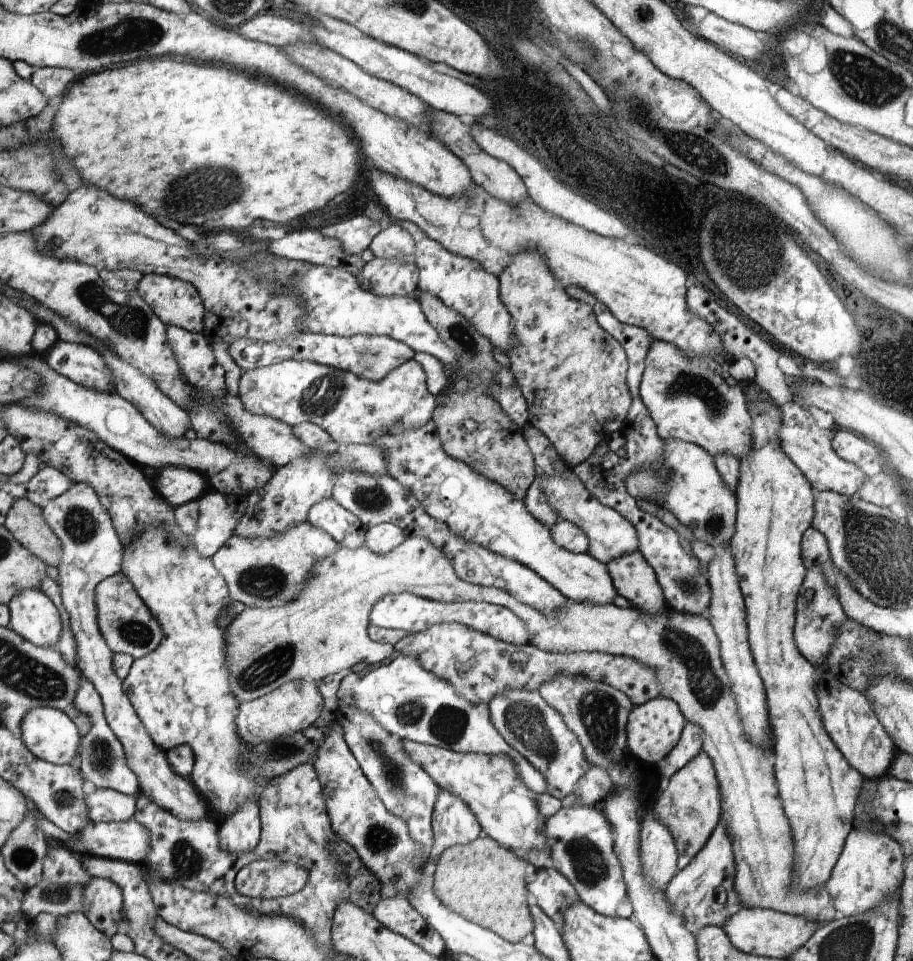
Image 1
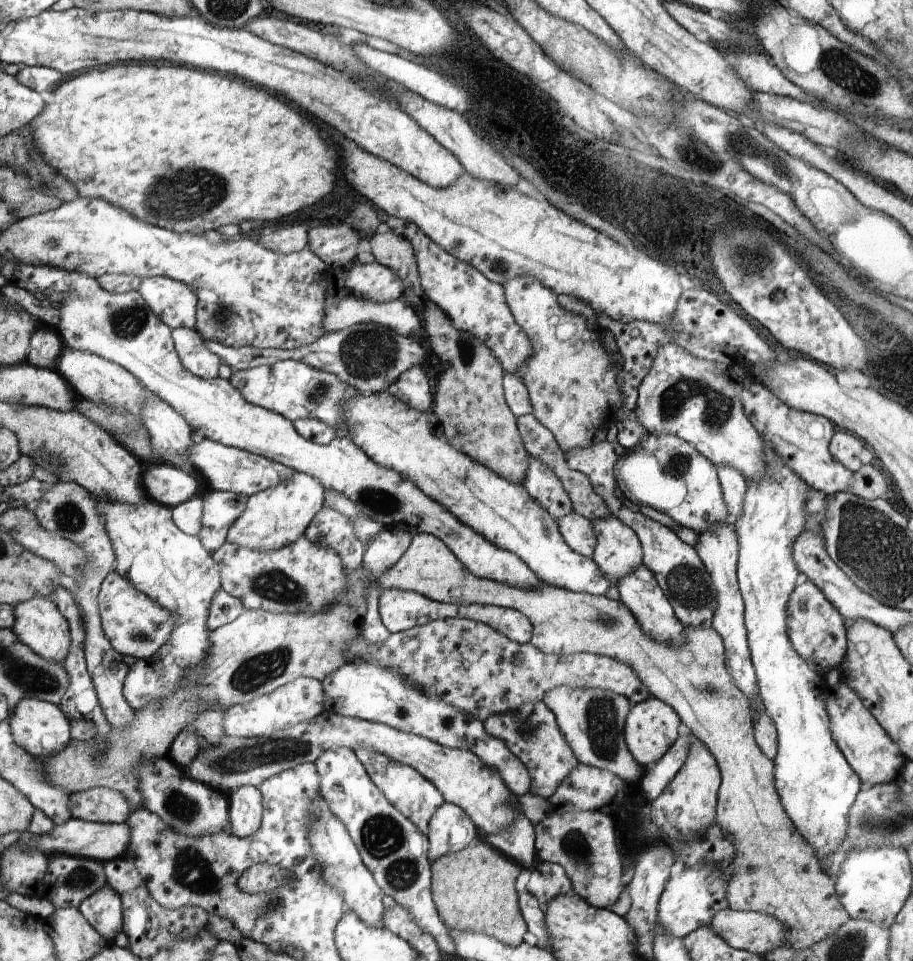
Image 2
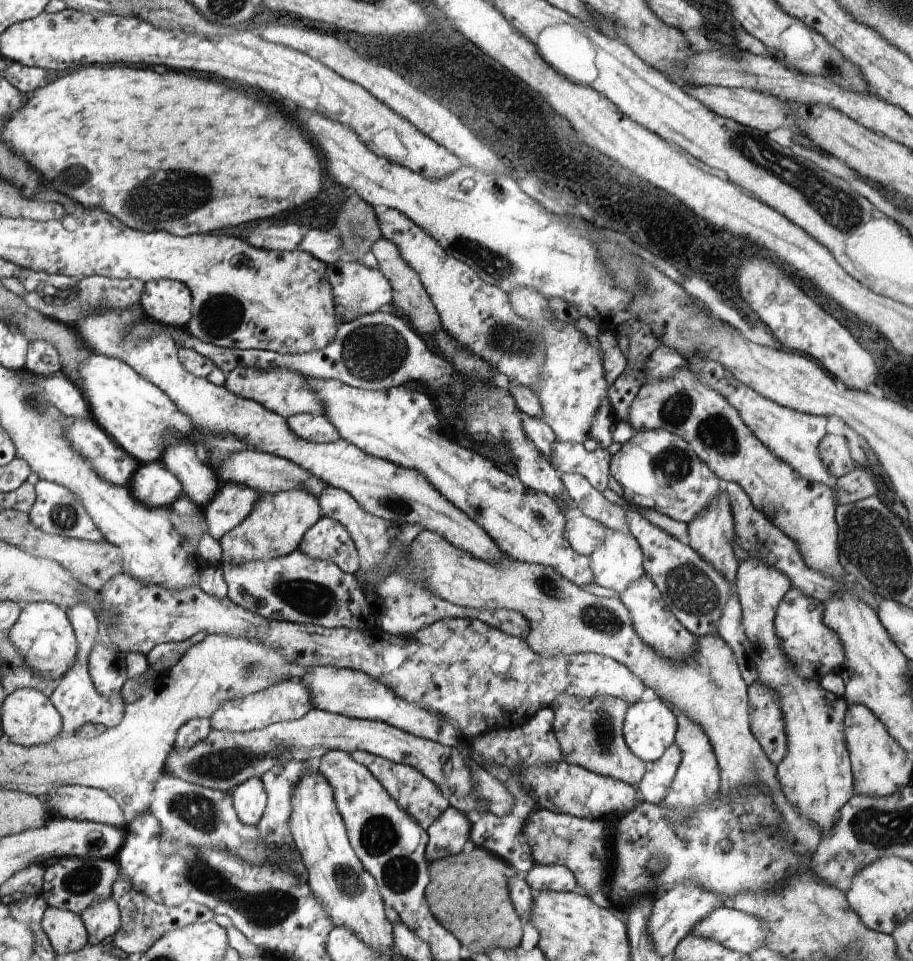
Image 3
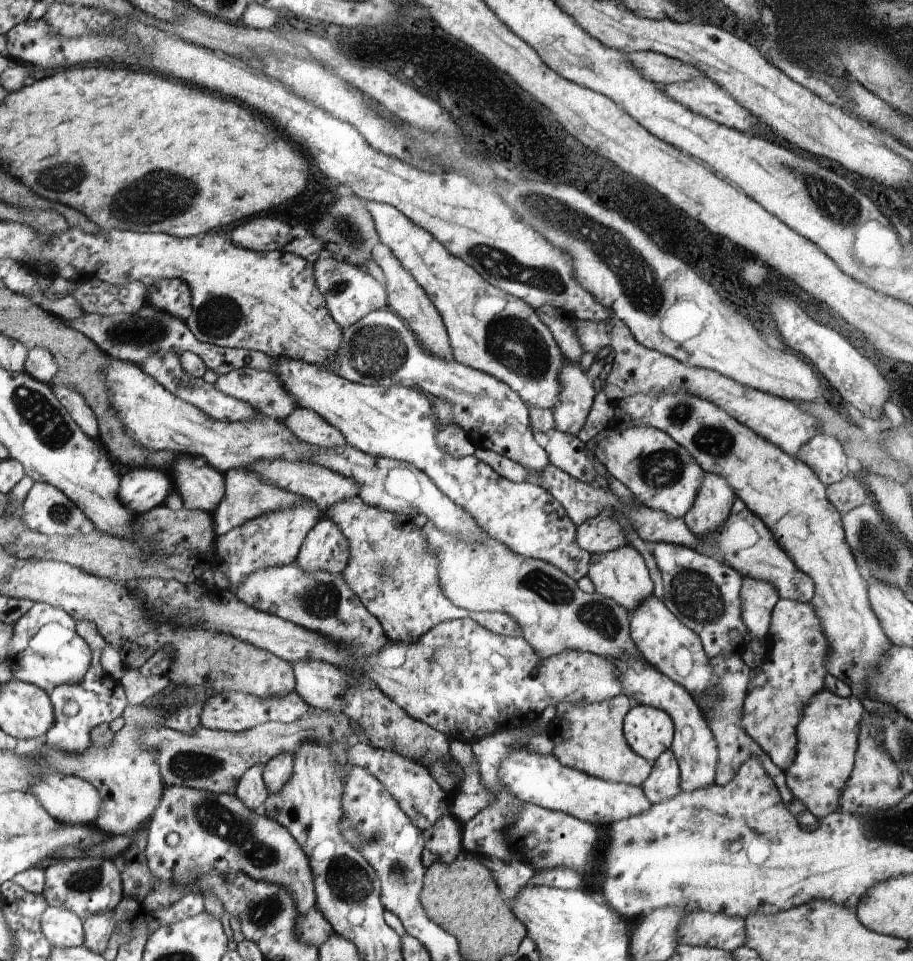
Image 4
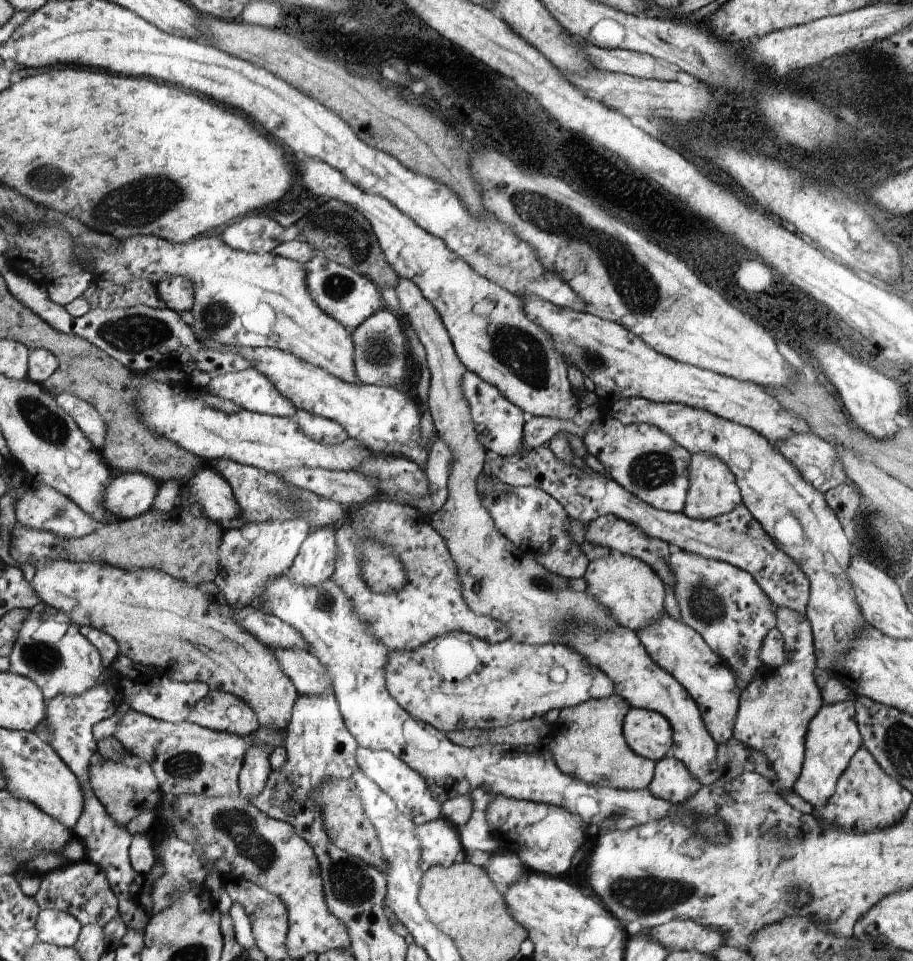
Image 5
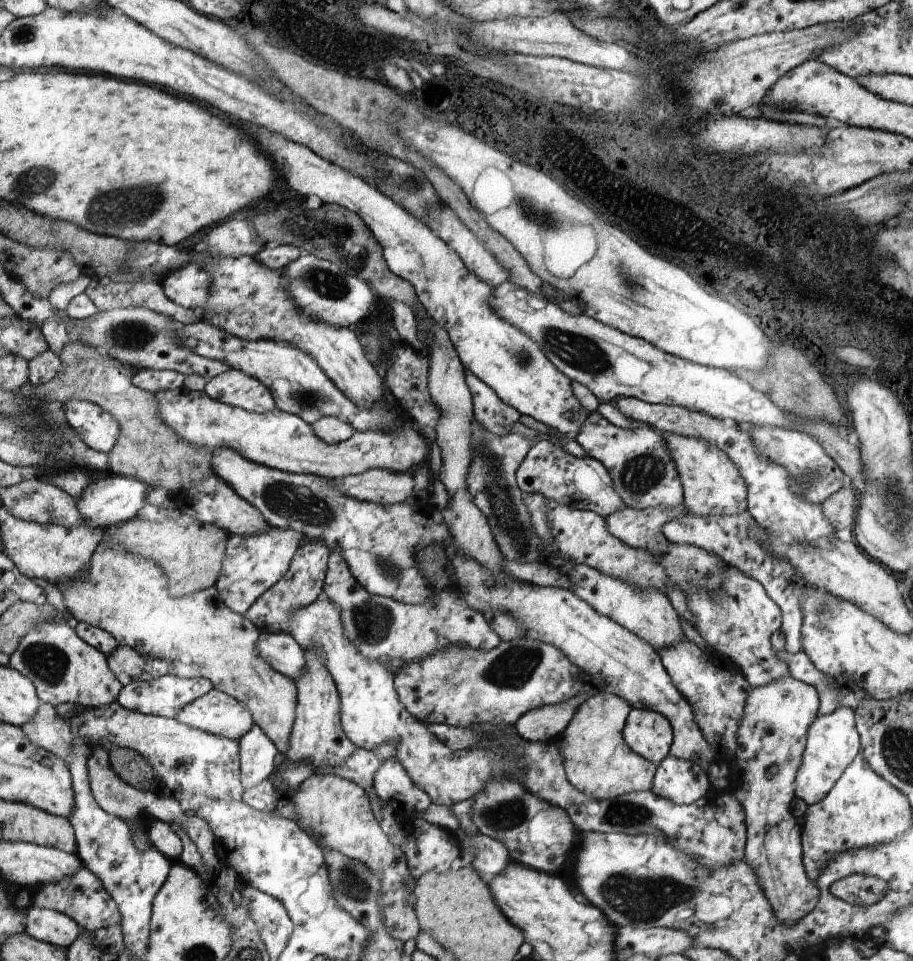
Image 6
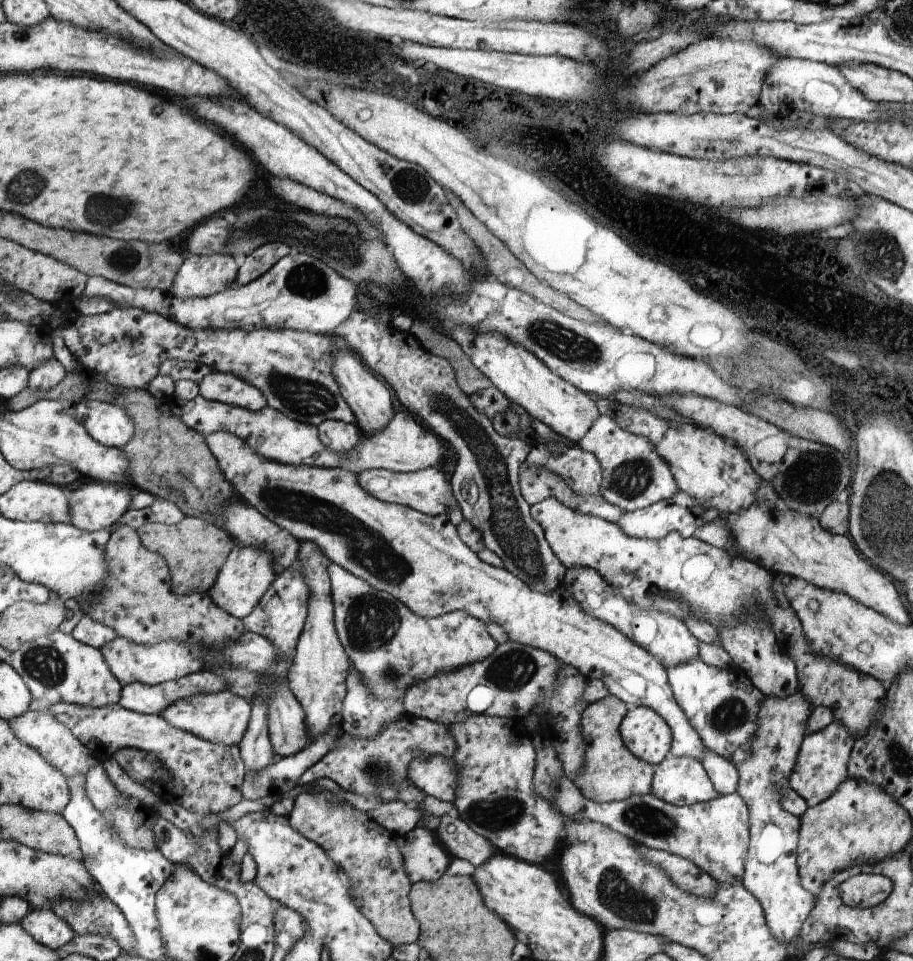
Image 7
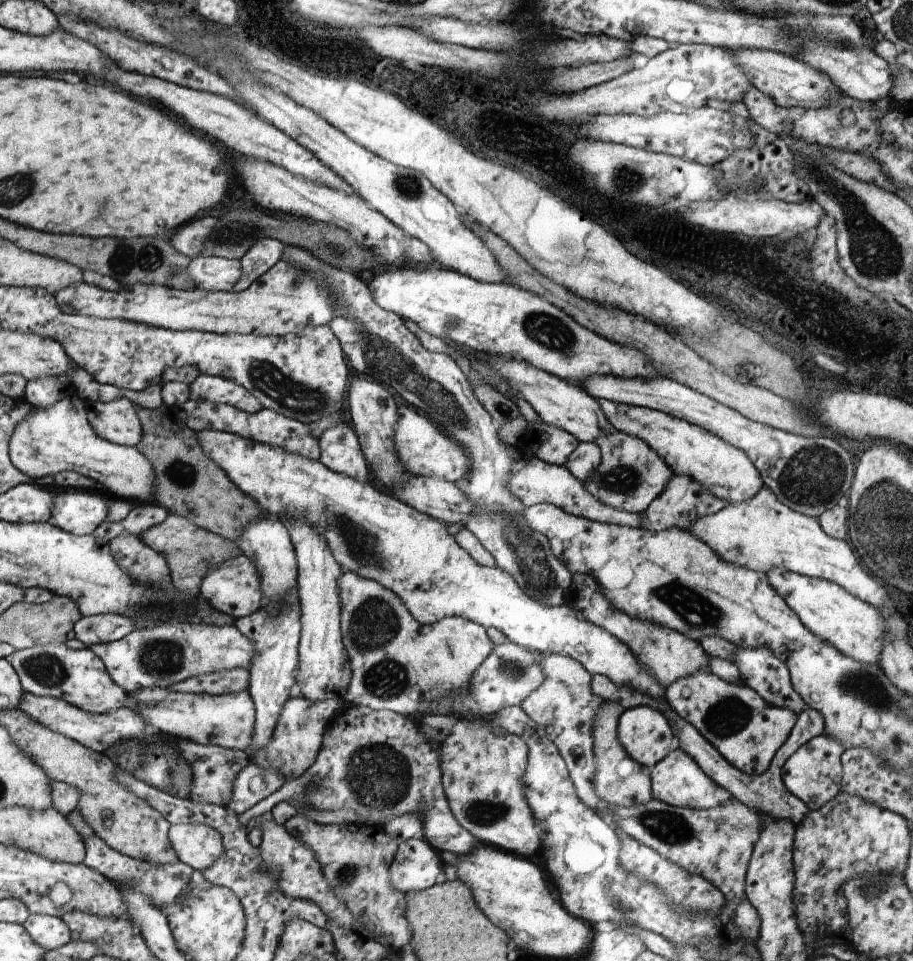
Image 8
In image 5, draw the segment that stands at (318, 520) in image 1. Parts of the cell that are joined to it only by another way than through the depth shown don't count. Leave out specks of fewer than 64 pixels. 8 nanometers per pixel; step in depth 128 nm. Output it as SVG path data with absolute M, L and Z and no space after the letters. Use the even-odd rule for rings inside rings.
M332 526L311 529L292 565L284 574L289 582L299 586L317 586L319 582L329 579L337 560L335 531Z

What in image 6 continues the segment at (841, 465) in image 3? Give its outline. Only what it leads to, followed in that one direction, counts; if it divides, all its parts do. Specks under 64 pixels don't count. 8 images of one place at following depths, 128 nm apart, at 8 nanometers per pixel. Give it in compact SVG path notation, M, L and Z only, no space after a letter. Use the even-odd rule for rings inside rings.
M735 424L737 430L747 432L753 443L753 450L759 458L783 466L793 483L789 484L791 492L799 498L807 500L809 504L825 502L833 492L847 485L846 478L835 462L819 446L812 436L799 430L785 430L775 426L757 426L757 424Z

